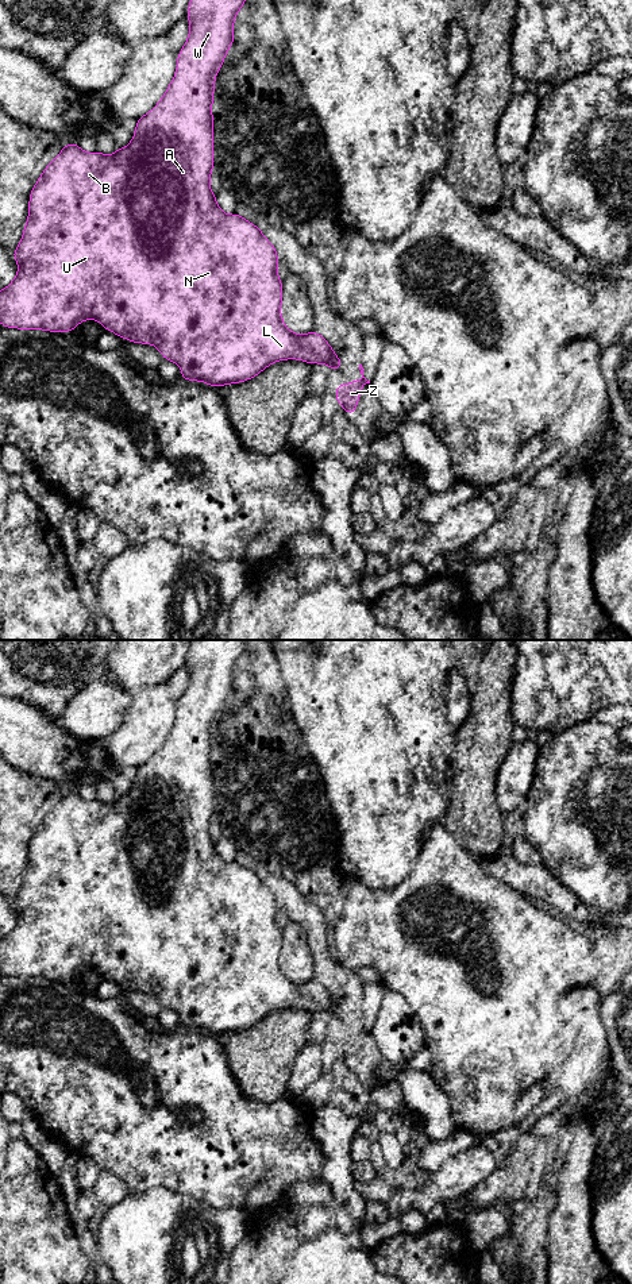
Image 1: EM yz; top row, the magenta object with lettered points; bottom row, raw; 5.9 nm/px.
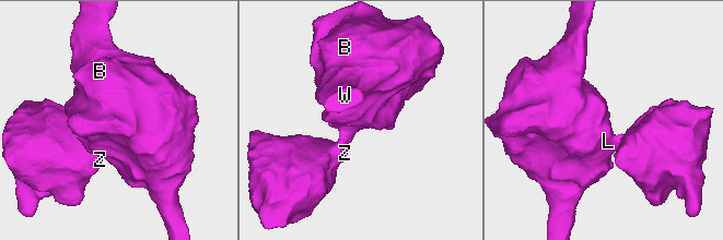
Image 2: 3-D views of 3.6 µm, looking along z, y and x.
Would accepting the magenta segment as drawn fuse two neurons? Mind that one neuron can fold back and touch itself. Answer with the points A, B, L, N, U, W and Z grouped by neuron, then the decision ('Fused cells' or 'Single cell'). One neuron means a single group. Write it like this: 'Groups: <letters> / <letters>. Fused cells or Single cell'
Groups: A B L N U W Z. Single cell

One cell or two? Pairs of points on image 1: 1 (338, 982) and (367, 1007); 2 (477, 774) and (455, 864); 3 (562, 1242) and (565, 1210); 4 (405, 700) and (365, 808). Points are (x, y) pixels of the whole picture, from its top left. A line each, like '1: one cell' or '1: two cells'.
1: two cells
2: two cells
3: one cell
4: one cell

